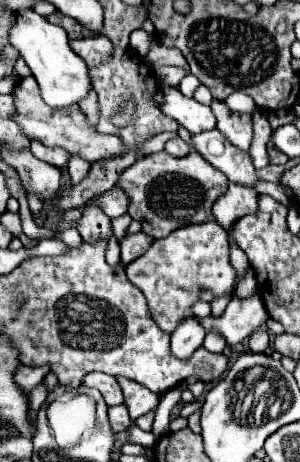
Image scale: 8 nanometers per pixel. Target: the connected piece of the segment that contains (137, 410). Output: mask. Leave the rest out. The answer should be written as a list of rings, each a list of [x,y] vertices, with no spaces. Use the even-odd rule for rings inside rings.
[[[118,378],[118,384],[124,392],[124,404],[128,406],[132,420],[136,420],[138,416],[142,416],[150,410],[156,410],[158,402],[160,402],[158,394],[154,394],[152,390],[146,390],[146,386],[142,386],[134,380],[128,380],[128,378]]]

